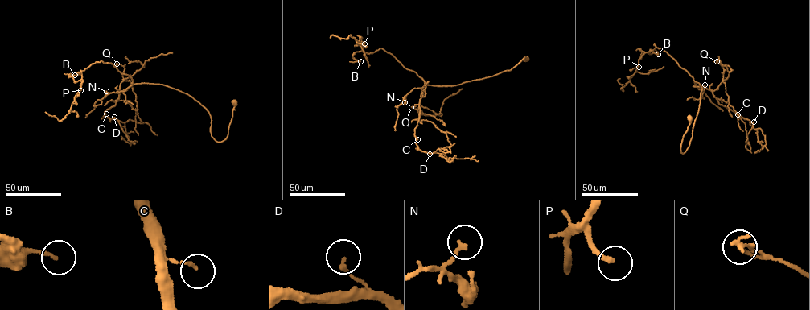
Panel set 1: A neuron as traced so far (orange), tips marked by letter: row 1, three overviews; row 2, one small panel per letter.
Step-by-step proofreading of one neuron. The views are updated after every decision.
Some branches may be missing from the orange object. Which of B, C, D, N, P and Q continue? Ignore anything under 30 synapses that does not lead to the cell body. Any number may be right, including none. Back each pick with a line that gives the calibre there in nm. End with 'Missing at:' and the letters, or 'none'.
P: Thickness 220 nm
Missing at: P

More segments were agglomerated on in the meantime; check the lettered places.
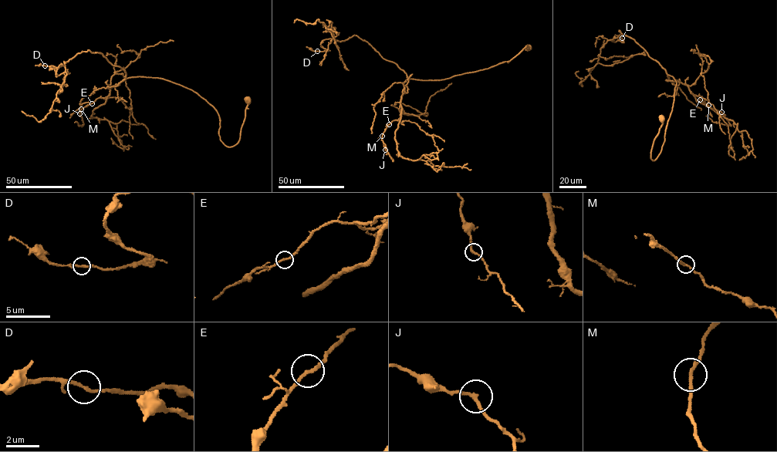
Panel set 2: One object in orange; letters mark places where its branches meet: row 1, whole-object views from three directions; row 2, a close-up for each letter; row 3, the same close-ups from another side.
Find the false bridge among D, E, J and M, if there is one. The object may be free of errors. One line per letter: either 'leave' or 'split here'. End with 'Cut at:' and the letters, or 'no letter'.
D: leave
E: leave
J: leave
M: leave
Cut at: no letter

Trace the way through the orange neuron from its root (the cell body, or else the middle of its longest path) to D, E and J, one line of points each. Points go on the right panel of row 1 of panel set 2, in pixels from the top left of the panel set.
D: (661, 117), (653, 160), (664, 141), (677, 82), (632, 38), (619, 30), (612, 41), (621, 38)
E: (661, 117), (653, 160), (664, 141), (674, 99), (677, 82), (667, 75), (700, 99)
J: (661, 117), (651, 150), (653, 160), (664, 141), (674, 99), (677, 82), (667, 75), (721, 112)

